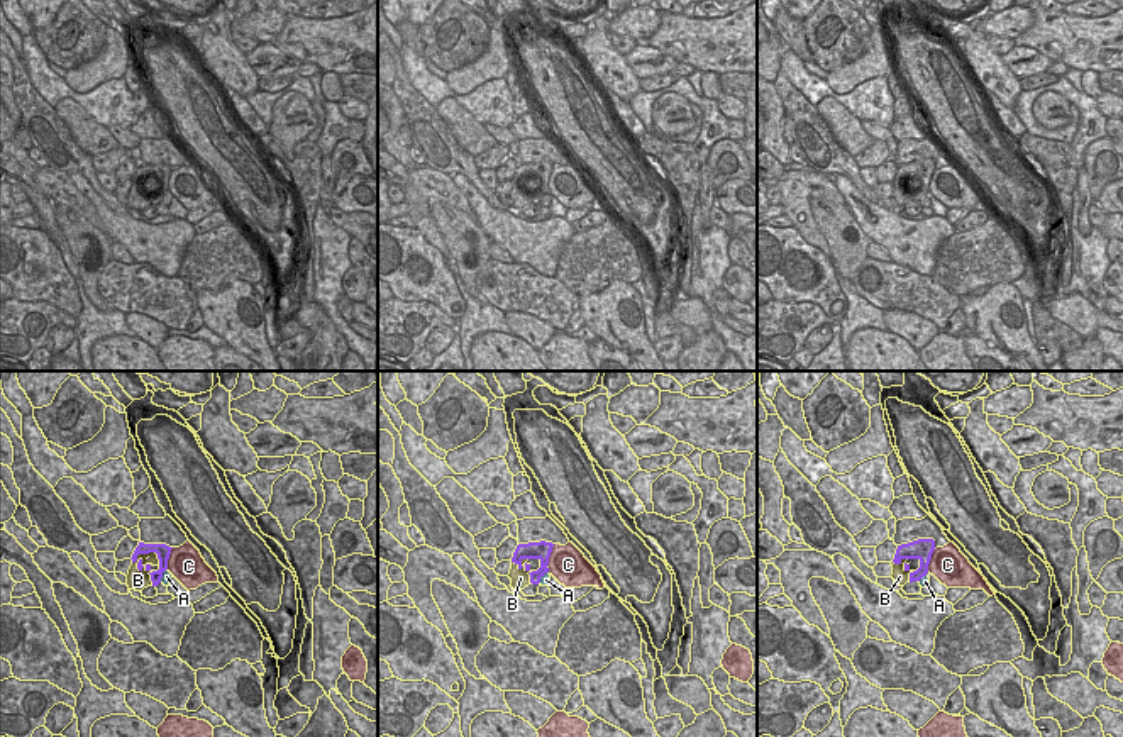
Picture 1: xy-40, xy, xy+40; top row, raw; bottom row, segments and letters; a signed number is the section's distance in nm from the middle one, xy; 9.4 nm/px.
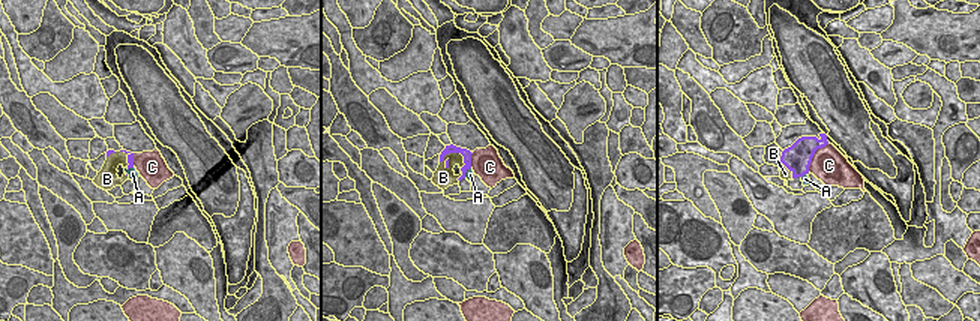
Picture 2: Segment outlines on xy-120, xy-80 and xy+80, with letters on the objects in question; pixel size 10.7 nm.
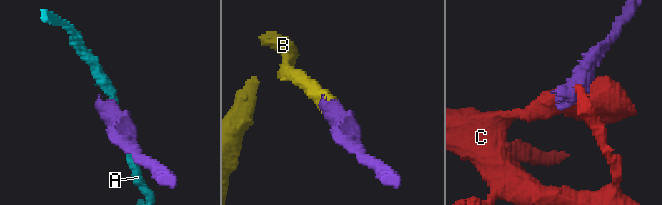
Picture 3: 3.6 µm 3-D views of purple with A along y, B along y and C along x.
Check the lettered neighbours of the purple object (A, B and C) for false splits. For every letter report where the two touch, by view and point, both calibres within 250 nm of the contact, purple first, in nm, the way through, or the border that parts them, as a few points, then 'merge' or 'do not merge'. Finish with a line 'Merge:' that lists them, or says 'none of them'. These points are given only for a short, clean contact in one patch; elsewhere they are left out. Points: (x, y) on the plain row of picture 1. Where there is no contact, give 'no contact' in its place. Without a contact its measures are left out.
A: meets purple in xy-40 at (161, 195); 140 nm thick on the purple side, 100 nm on the other; border along xy-40 (166, 188), (160, 202); do not merge
B: meets purple in xy-40 at (146, 190); 140 nm thick on the purple side, 190 nm on the other; merge
C: meets purple in xy at (549, 177); 170 nm thick on the purple side, 360 nm on the other; do not merge
Merge: B

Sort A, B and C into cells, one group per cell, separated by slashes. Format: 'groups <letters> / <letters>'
groups A / B / C

